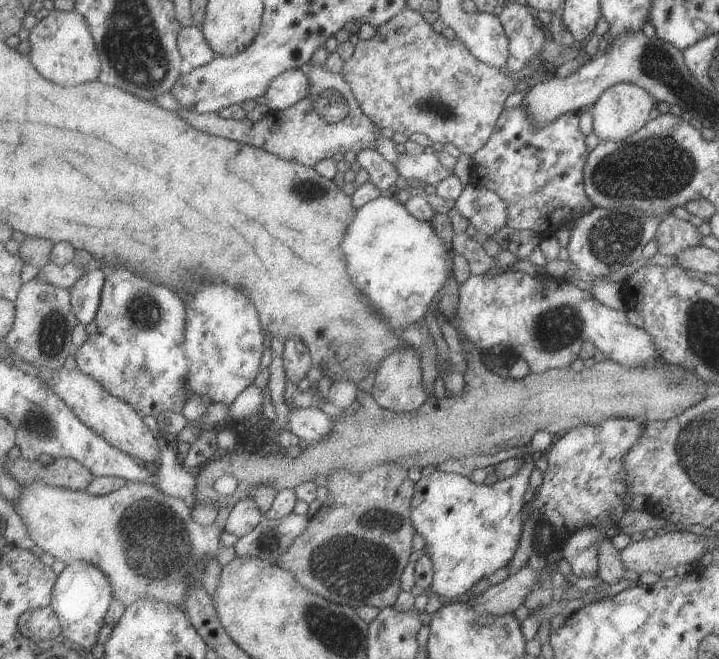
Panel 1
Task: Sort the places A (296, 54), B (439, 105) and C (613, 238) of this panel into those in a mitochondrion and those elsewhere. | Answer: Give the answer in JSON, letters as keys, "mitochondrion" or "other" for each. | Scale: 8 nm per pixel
{"A":"other","B":"mitochondrion","C":"mitochondrion"}

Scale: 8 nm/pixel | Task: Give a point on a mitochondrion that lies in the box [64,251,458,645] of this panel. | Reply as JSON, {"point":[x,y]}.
{"point":[358,564]}

